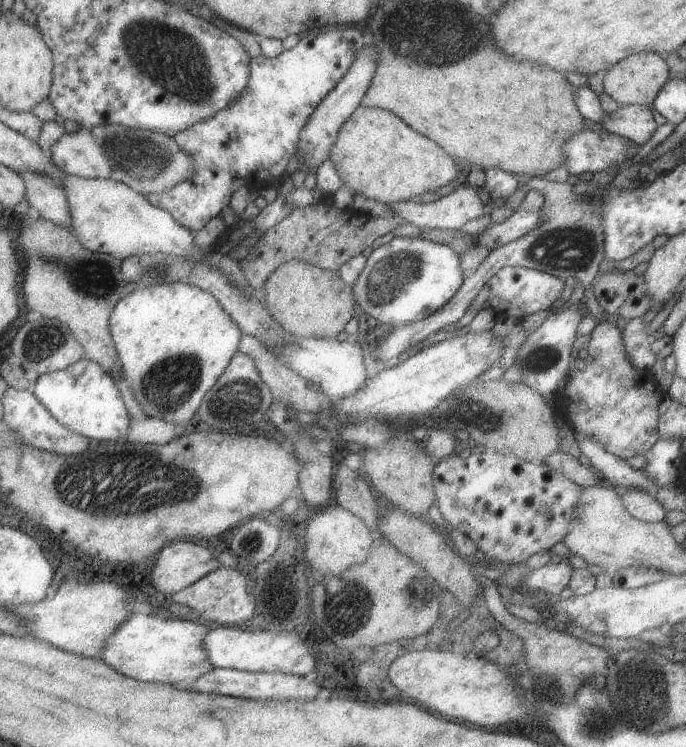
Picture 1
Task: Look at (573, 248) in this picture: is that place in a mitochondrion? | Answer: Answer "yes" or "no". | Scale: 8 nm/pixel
yes

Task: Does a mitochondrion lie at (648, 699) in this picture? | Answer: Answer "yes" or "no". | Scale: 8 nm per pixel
yes

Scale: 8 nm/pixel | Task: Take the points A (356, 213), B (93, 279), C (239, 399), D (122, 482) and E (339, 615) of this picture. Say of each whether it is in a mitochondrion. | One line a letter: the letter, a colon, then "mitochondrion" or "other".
A: other
B: mitochondrion
C: mitochondrion
D: mitochondrion
E: mitochondrion

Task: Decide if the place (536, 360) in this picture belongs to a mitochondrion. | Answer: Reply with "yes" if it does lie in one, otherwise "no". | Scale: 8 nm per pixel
yes

